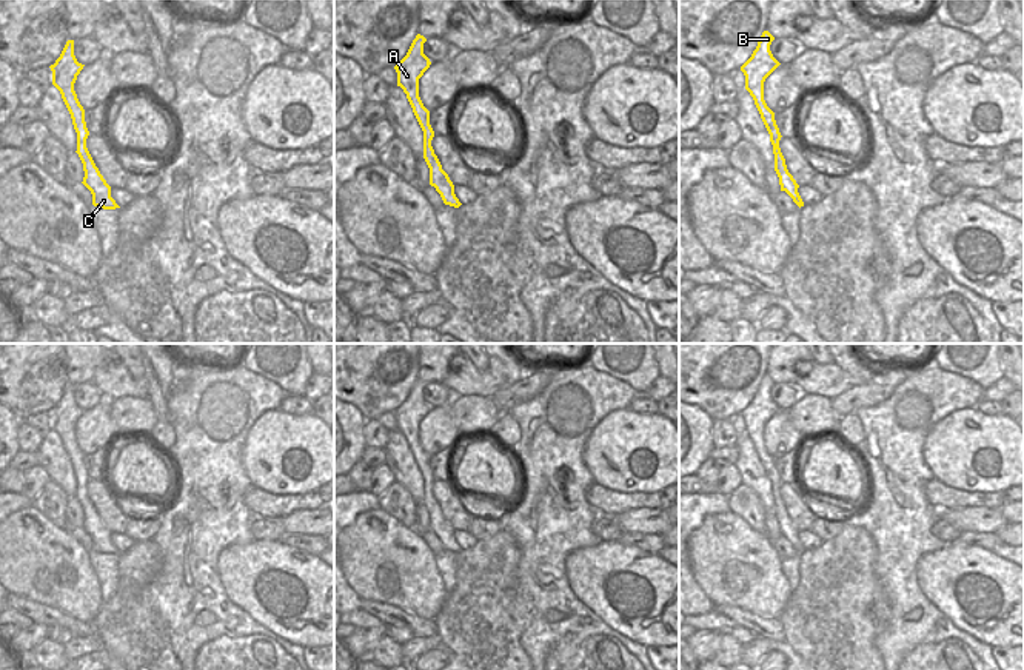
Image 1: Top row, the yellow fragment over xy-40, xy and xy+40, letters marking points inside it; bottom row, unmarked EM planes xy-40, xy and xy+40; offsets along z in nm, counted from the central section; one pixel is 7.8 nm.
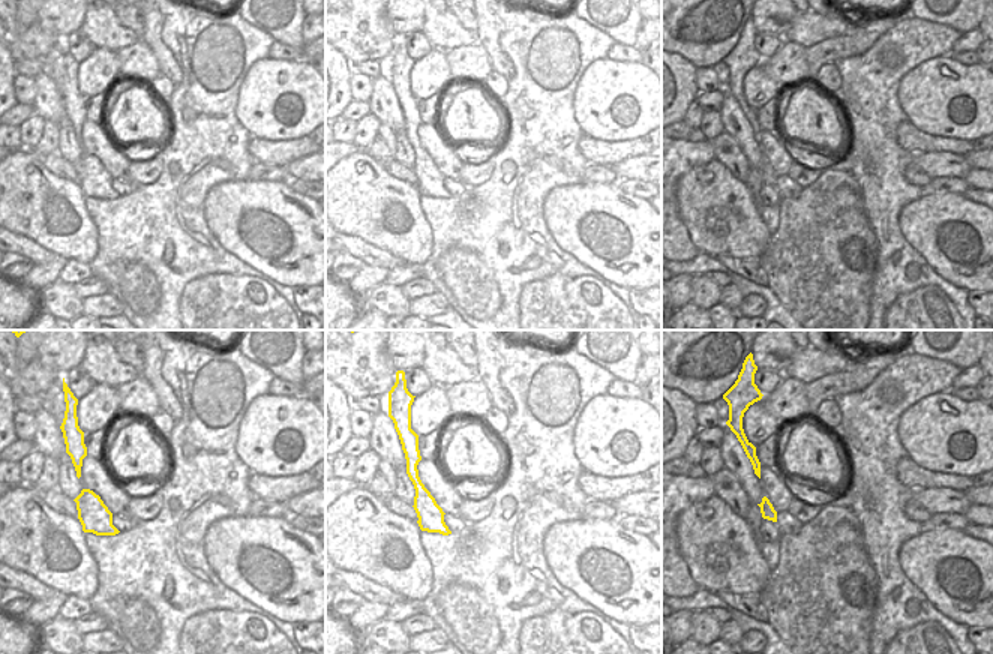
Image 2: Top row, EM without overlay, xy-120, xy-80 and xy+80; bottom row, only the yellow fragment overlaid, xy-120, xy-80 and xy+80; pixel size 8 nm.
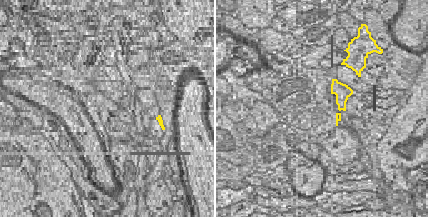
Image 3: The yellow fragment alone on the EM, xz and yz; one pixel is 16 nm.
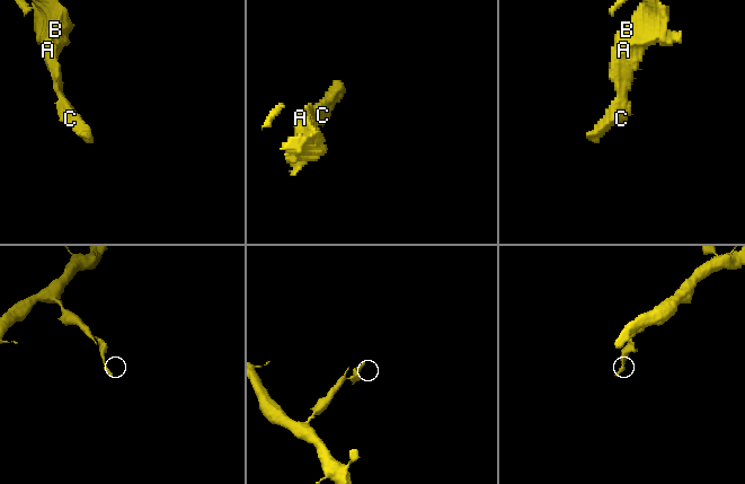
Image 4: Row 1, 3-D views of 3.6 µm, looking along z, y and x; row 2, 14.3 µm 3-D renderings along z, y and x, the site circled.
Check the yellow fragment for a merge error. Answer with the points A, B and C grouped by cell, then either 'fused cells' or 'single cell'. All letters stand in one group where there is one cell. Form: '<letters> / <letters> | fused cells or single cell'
A B C | single cell

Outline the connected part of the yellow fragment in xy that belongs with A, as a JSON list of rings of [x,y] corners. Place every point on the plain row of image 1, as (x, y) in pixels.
[[[420,379],[413,385],[407,400],[394,411],[397,417],[397,431],[403,434],[413,453],[413,457],[423,476],[423,504],[430,513],[430,530],[436,533],[445,550],[459,553],[462,548],[454,539],[454,530],[434,499],[431,485],[434,476],[430,470],[430,456],[423,451],[419,442],[419,424],[430,413],[431,407],[423,399],[427,384]]]

